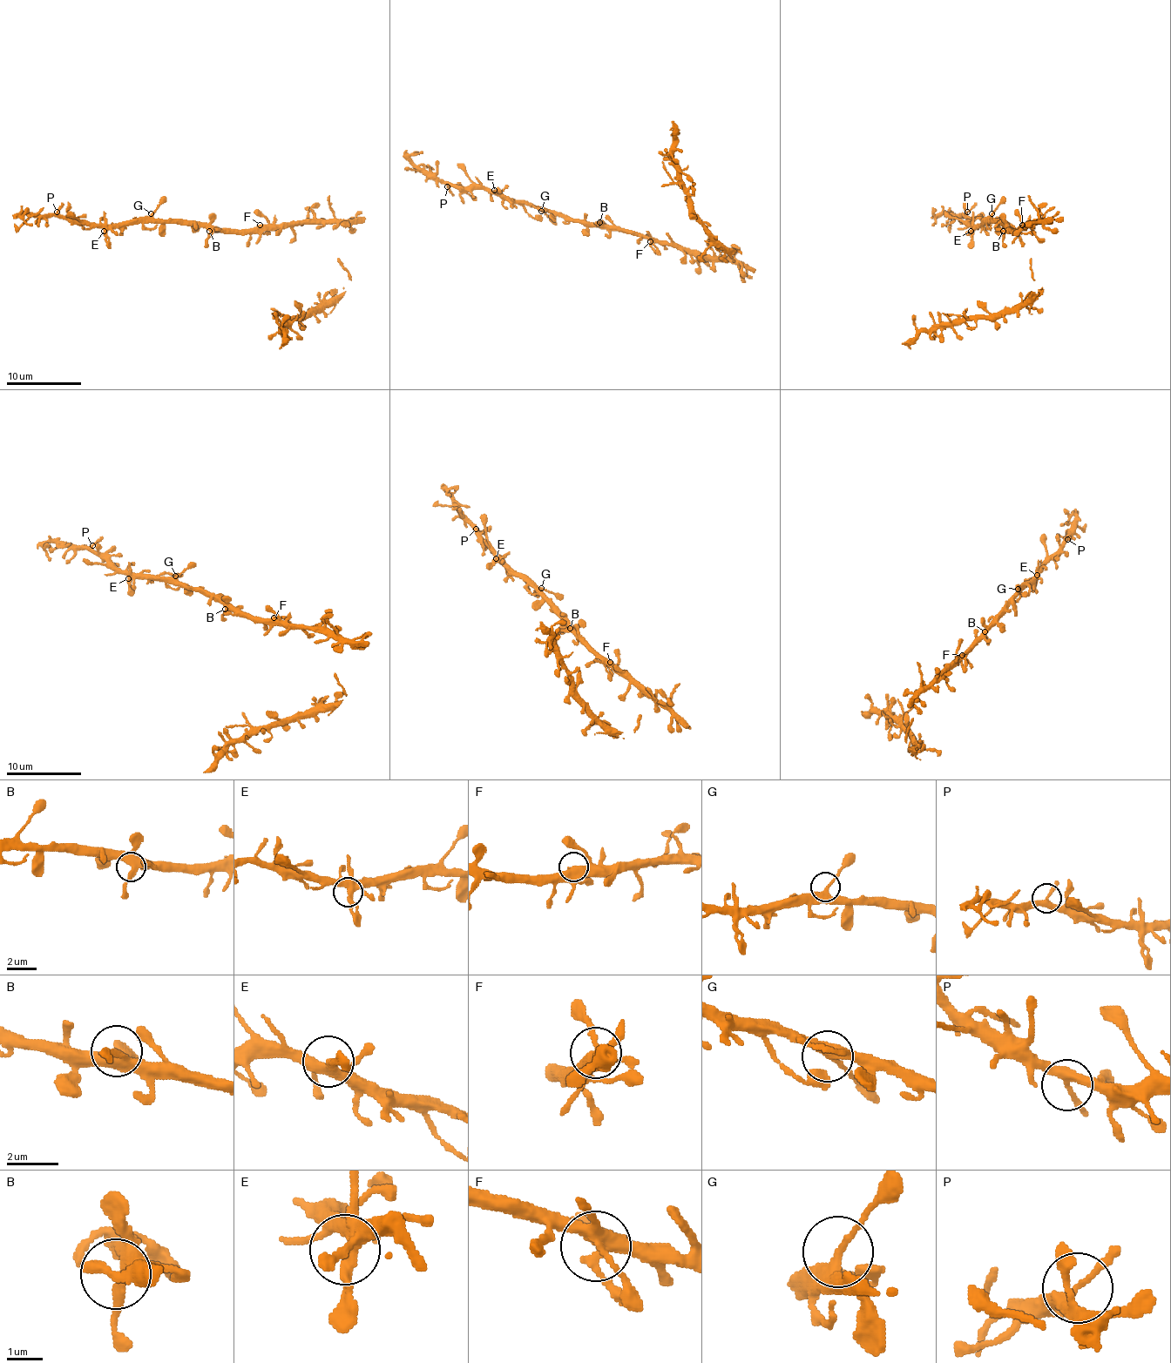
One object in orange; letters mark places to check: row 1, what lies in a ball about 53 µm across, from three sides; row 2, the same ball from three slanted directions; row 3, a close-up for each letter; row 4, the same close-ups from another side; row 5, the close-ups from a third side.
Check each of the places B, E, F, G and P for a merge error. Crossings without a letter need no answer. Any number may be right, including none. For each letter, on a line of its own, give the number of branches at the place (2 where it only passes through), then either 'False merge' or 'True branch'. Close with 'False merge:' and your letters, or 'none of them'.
B: Branches: 4. True branch
E: Branches: 6. True branch
F: Branches: 5. True branch
G: Branches: 3. True branch
P: Branches: 3. True branch
False merge: none of them

